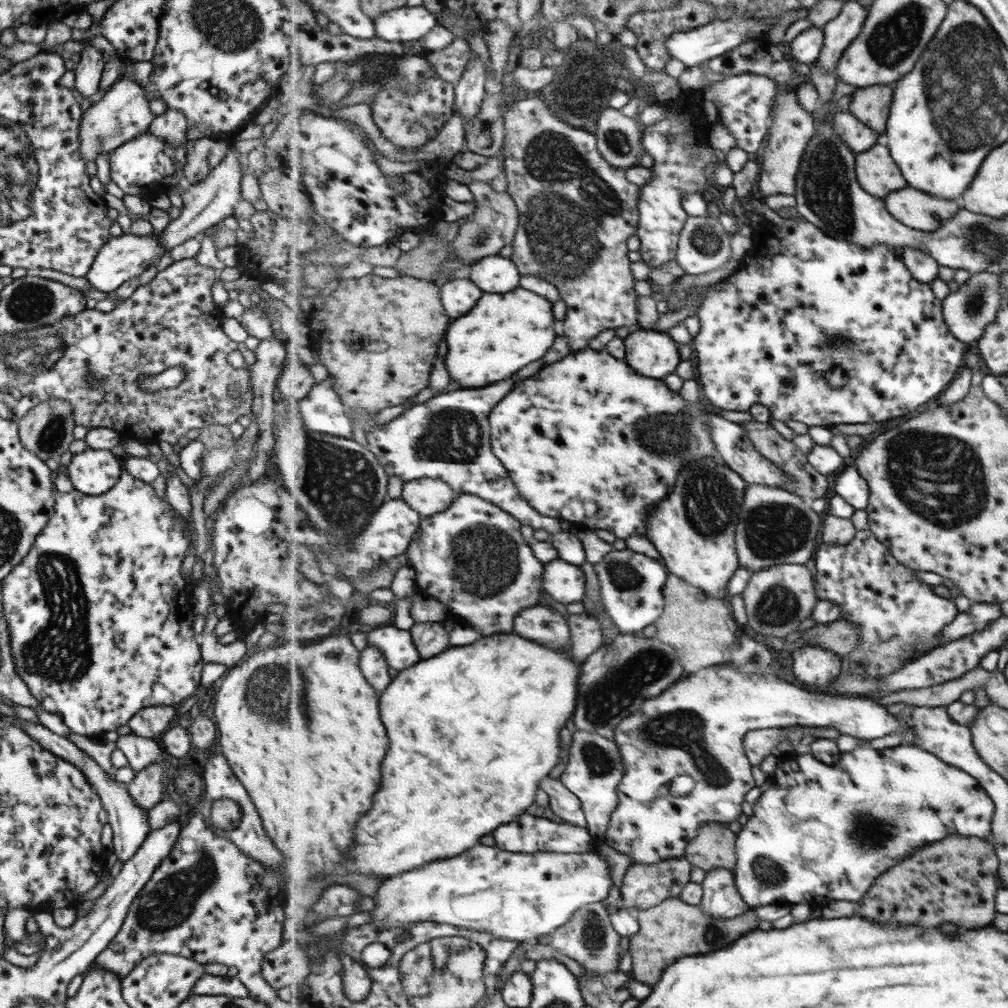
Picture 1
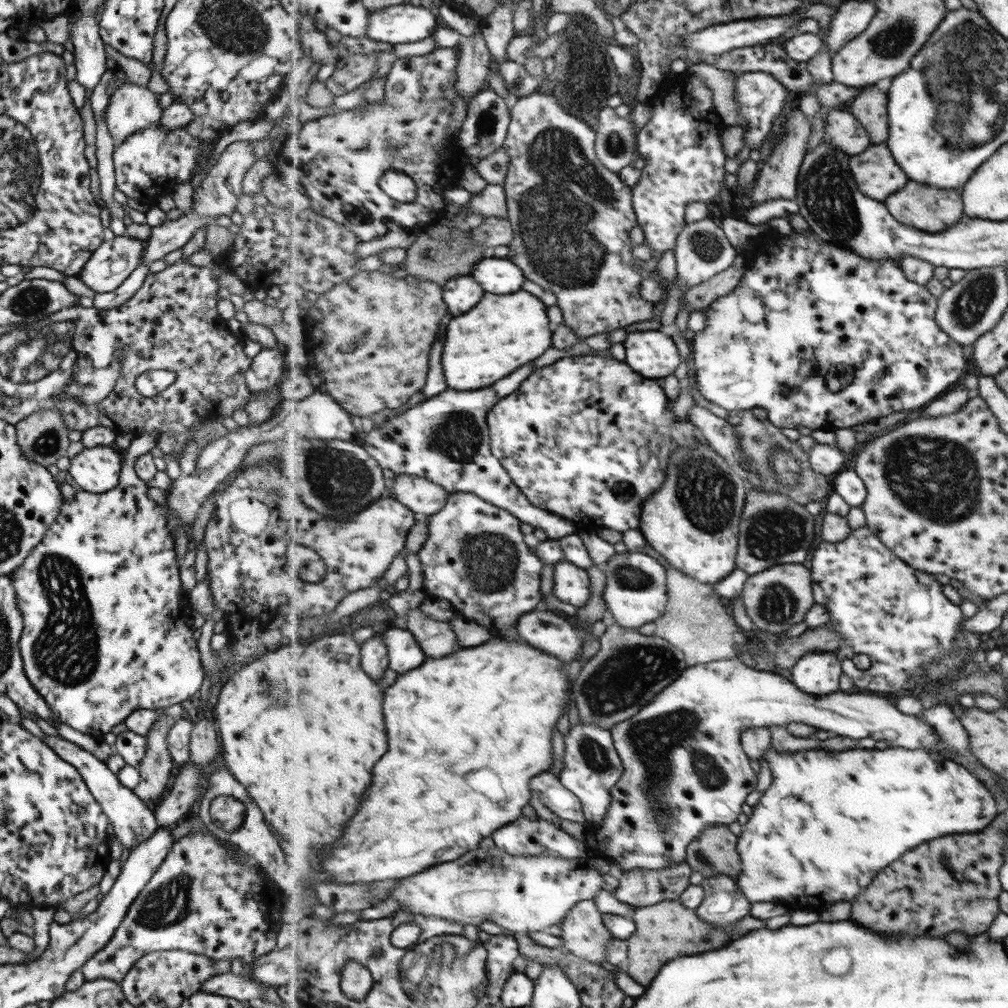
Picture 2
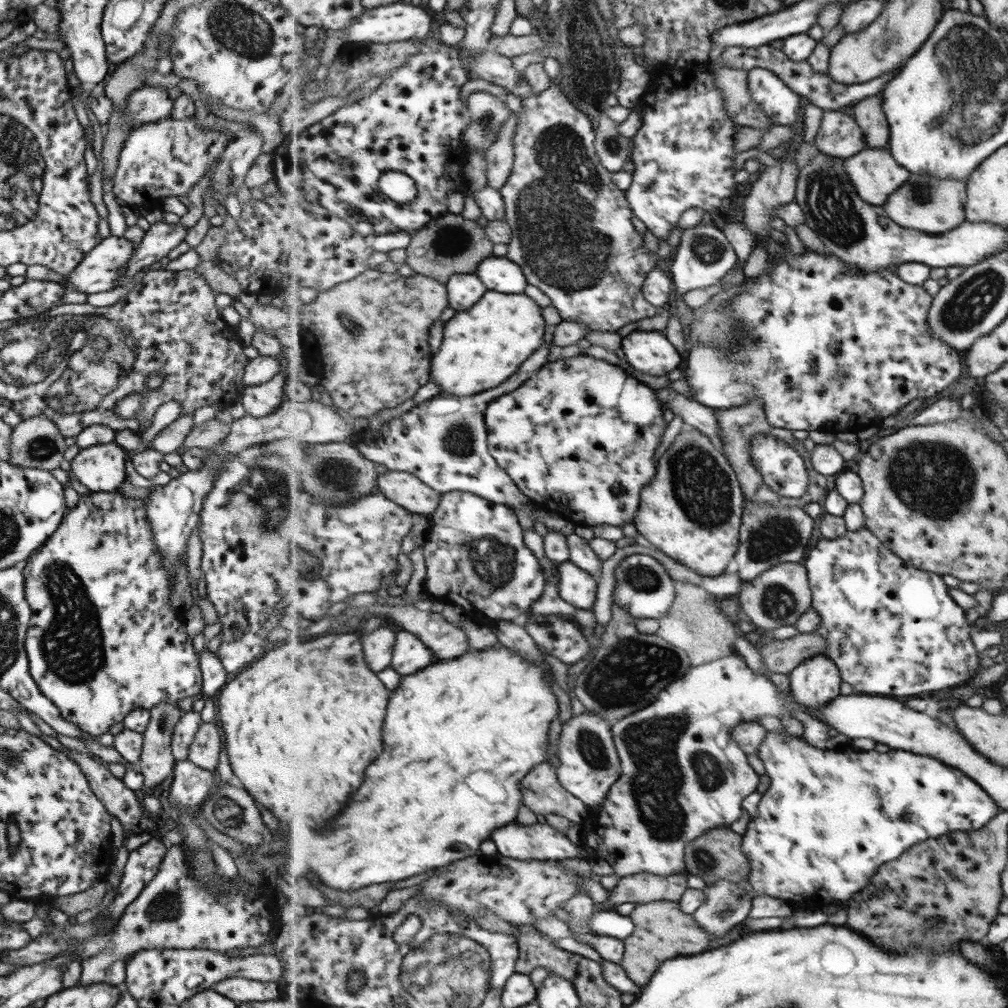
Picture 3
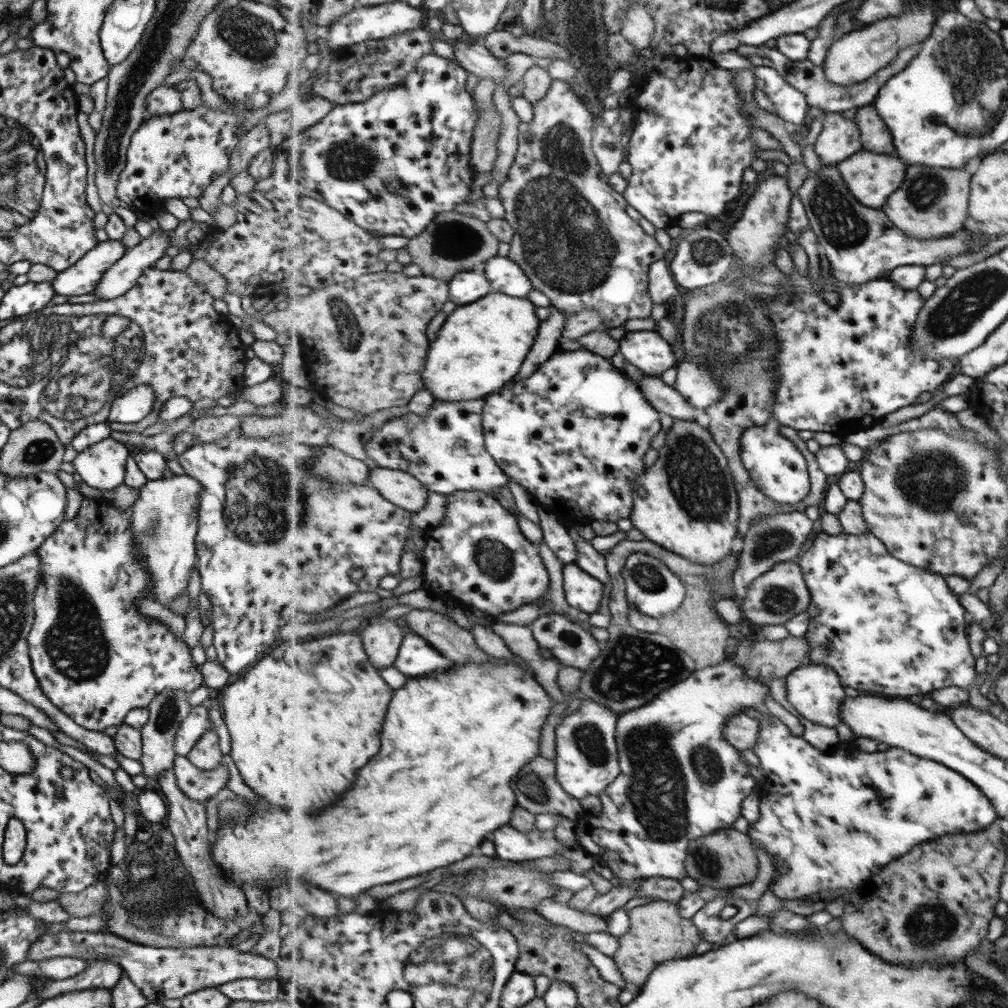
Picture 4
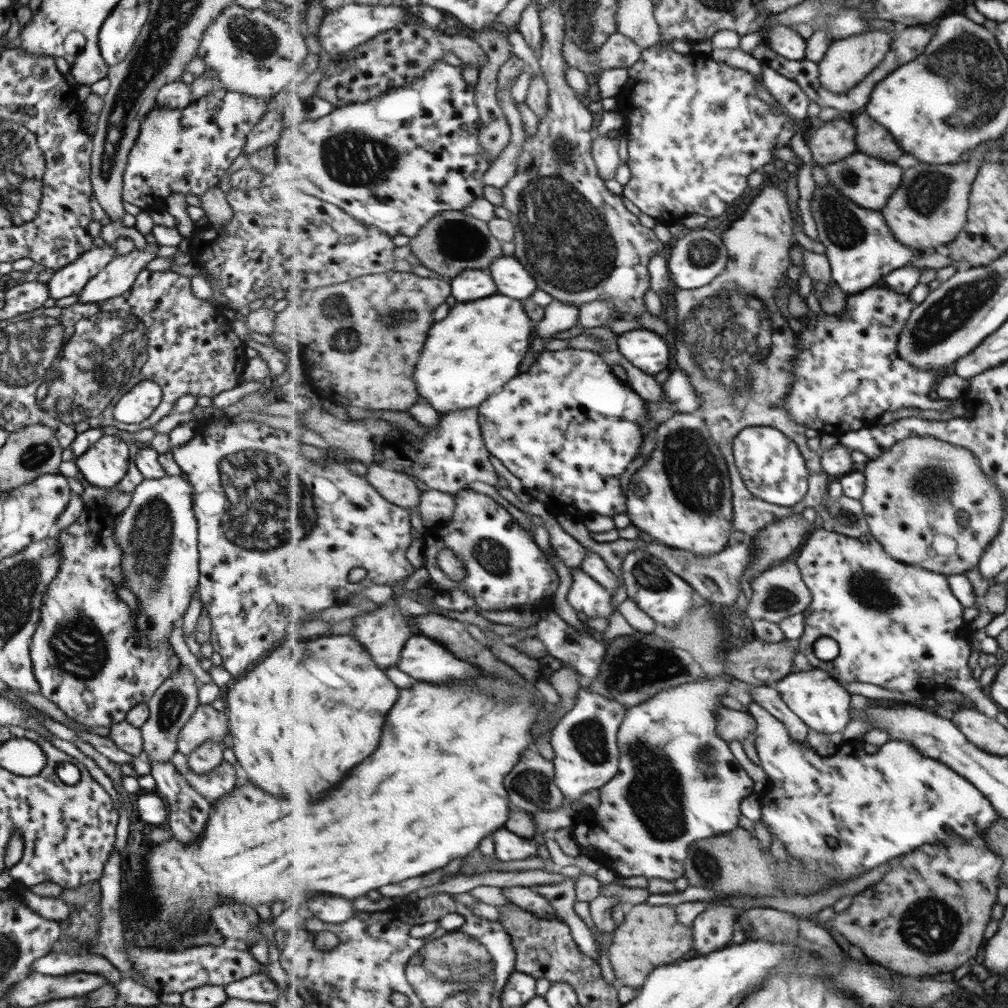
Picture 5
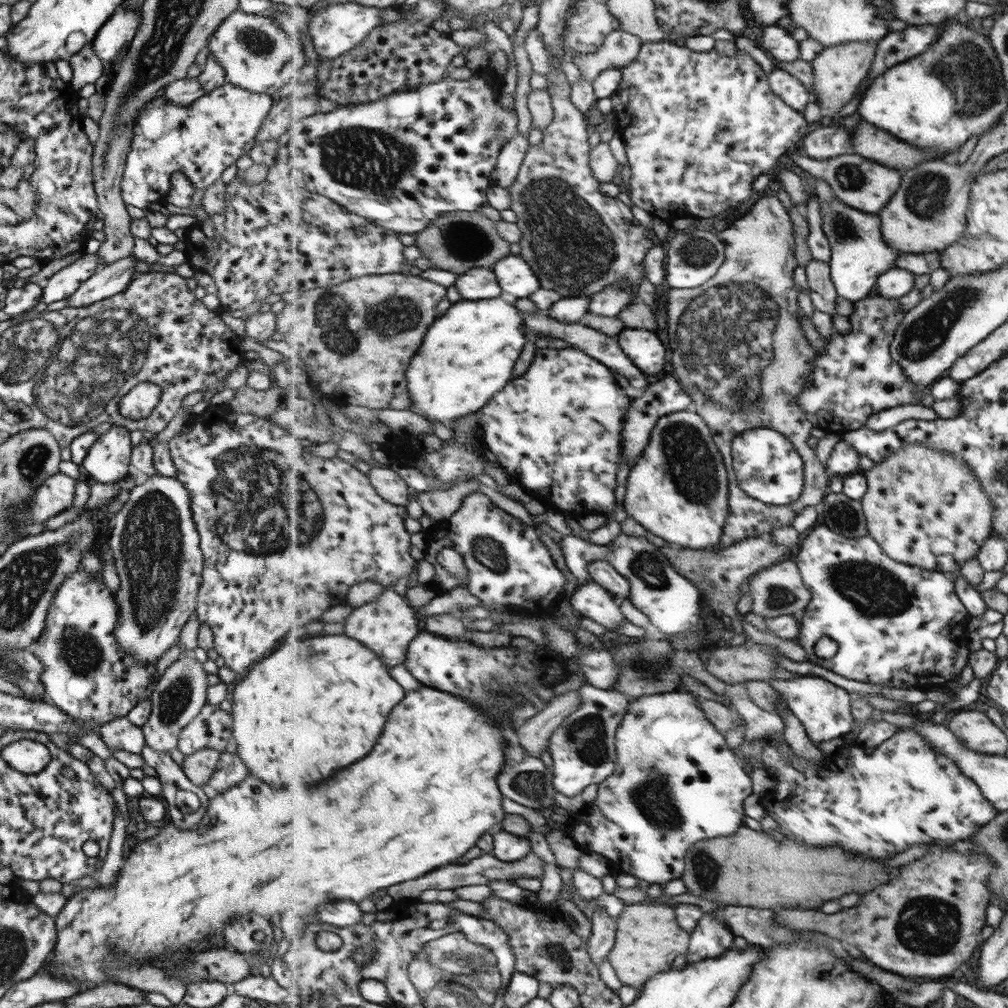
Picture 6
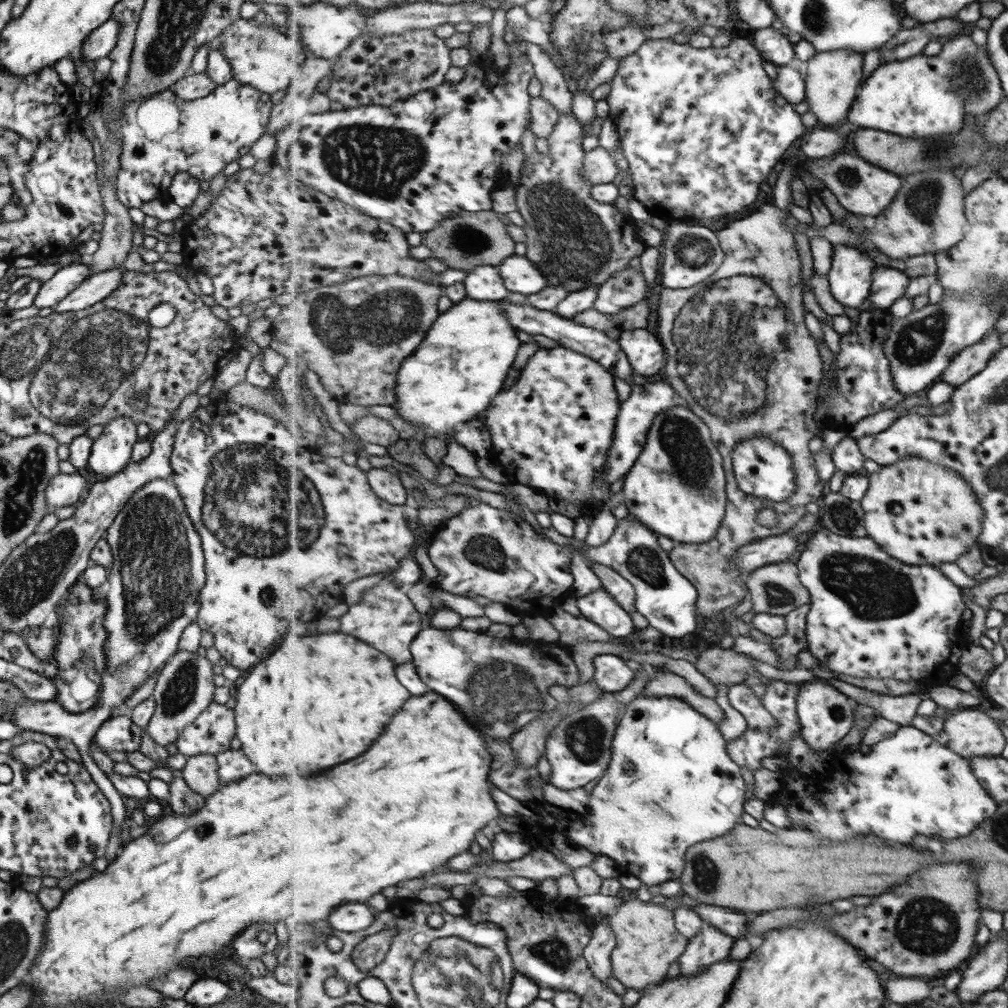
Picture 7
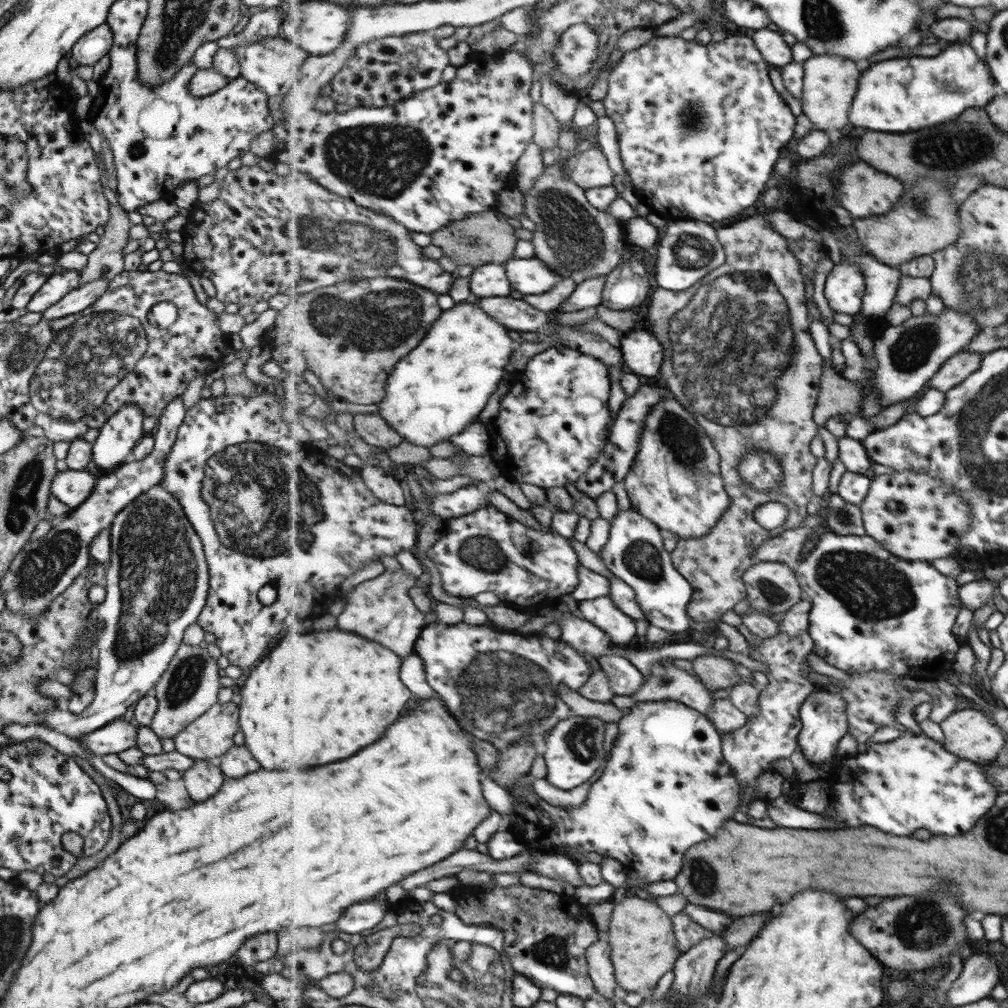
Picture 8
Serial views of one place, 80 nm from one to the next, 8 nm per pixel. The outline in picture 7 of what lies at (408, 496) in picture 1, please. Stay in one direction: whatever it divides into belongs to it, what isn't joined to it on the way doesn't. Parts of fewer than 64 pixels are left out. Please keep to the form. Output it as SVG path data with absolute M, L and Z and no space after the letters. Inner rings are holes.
M373 467L368 474L369 484L386 502L403 506L407 502L407 490L401 482L399 474L388 468Z

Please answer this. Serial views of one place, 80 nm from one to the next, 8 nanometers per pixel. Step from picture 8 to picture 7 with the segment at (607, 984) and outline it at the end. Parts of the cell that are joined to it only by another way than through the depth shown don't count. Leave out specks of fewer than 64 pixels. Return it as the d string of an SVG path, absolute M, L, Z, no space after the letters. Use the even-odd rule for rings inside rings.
M609 919L596 924L593 931L593 940L586 946L584 957L588 959L589 966L596 974L597 980L605 983L609 976L613 976L612 952L618 943L616 932L610 925Z

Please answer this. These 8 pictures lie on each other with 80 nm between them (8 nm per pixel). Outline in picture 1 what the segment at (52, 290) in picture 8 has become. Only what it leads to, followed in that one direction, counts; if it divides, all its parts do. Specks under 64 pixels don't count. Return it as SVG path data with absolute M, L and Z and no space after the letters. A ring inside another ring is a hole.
M123 233L119 237L109 238L101 246L97 255L95 255L95 259L93 259L93 263L91 263L91 267L89 267L89 271L87 271L87 275L84 277L87 278L87 282L94 290L111 293L123 282L141 275L151 265L156 265L163 253L163 248L159 246L159 238L155 234L135 236Z

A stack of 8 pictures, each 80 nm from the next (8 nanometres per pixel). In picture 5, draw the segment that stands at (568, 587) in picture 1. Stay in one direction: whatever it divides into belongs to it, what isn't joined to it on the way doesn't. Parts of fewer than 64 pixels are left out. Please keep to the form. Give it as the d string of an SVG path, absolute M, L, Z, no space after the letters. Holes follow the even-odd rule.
M582 568L571 569L572 584L567 600L575 611L581 611L587 617L609 618L613 611L613 592L589 576Z

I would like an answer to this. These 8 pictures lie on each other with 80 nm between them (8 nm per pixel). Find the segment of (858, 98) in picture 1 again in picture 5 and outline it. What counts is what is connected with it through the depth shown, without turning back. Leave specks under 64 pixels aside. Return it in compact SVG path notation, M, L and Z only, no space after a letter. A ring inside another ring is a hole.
M863 112L857 118L857 146L861 153L868 154L889 162L895 163L903 154L906 154L903 147L893 138L893 134L875 122L869 112Z

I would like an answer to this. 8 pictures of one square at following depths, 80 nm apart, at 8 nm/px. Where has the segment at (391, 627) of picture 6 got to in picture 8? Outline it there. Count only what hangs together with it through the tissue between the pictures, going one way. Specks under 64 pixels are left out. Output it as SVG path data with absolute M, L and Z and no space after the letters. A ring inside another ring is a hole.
M400 568L395 572L385 571L381 576L362 582L344 596L346 607L339 616L339 628L361 634L369 640L375 640L401 658L413 654L413 646L419 641L420 634L427 627L425 613L421 612L410 595L410 588L417 584L417 577L413 577ZM387 614L387 616L385 616ZM379 618L379 620L375 620ZM387 618L387 620L381 620Z

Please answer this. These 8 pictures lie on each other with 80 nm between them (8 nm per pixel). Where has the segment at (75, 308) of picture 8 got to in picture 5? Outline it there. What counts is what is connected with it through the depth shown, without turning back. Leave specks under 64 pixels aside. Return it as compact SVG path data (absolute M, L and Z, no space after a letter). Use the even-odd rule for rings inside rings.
M149 244L127 255L116 256L97 275L93 276L77 295L79 304L97 303L123 295L133 285L133 280L149 261L156 258L157 244Z

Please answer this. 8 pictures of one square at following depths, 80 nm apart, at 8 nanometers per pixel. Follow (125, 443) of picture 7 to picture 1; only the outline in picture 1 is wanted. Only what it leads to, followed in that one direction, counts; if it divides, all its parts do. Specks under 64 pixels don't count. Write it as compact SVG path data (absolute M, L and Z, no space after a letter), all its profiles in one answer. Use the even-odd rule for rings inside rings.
M85 449L72 455L66 465L66 476L77 492L97 496L115 484L122 469L121 462L116 450Z

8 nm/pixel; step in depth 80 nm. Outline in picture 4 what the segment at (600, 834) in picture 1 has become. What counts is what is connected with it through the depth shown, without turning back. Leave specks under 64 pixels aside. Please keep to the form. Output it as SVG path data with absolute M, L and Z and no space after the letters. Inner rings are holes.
M581 698L581 706L574 714L566 716L556 727L556 778L559 784L579 800L587 796L597 796L608 788L619 775L620 750L617 732L621 713L611 711L591 699Z

